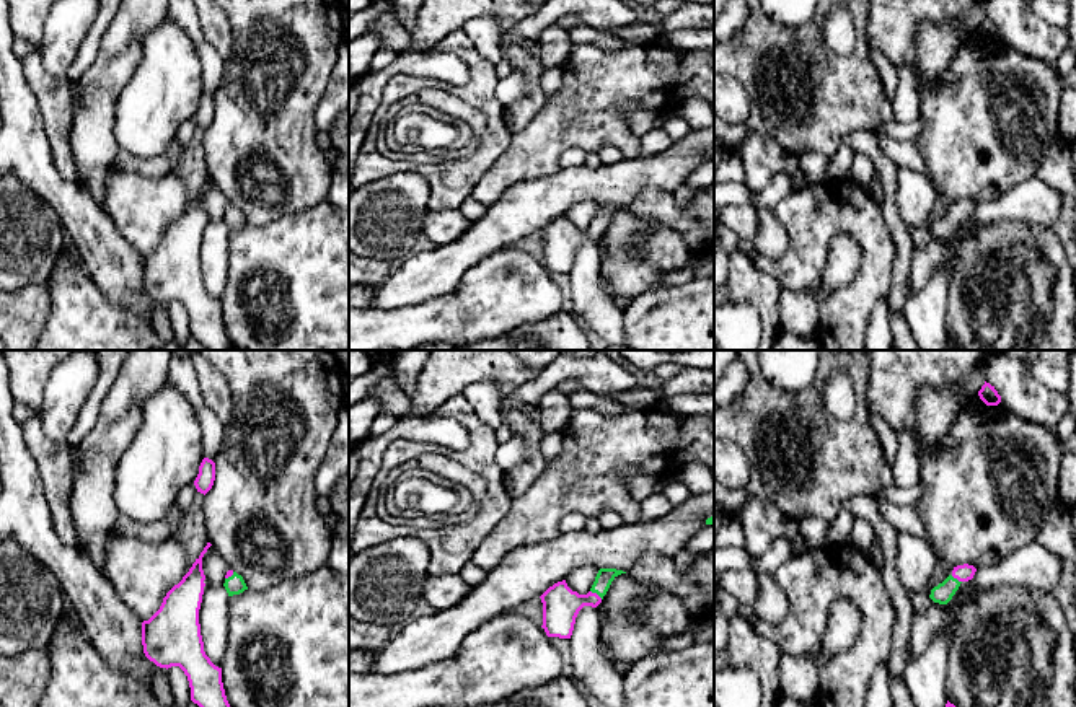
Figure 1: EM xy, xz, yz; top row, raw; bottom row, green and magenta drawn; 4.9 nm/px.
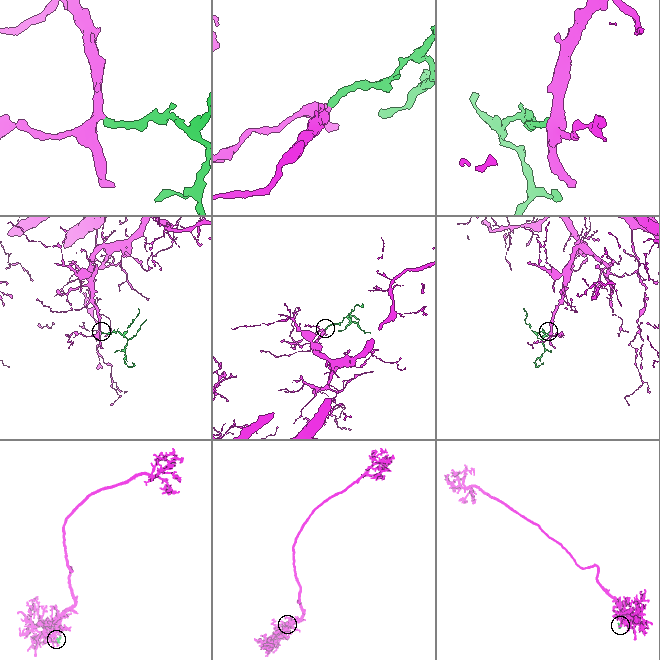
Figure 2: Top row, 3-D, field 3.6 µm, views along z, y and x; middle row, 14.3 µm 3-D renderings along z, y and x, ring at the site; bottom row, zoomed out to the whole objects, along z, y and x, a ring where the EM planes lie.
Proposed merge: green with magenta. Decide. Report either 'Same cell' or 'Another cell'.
Same cell

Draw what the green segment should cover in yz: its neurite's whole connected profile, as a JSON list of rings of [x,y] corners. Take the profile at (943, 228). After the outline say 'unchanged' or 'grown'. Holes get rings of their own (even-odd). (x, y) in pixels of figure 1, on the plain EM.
[[[968,199],[954,202],[952,209],[931,225],[929,233],[934,238],[947,239],[959,225],[960,218],[972,215],[975,207],[977,204]]]; grown

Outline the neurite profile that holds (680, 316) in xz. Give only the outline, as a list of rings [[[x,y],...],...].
[[[714,275],[680,285],[659,285],[623,308],[623,329],[629,350],[714,350]]]

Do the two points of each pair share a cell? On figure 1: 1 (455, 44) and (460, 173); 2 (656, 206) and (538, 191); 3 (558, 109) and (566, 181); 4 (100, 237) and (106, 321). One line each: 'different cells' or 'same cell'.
1: same cell
2: different cells
3: different cells
4: different cells

